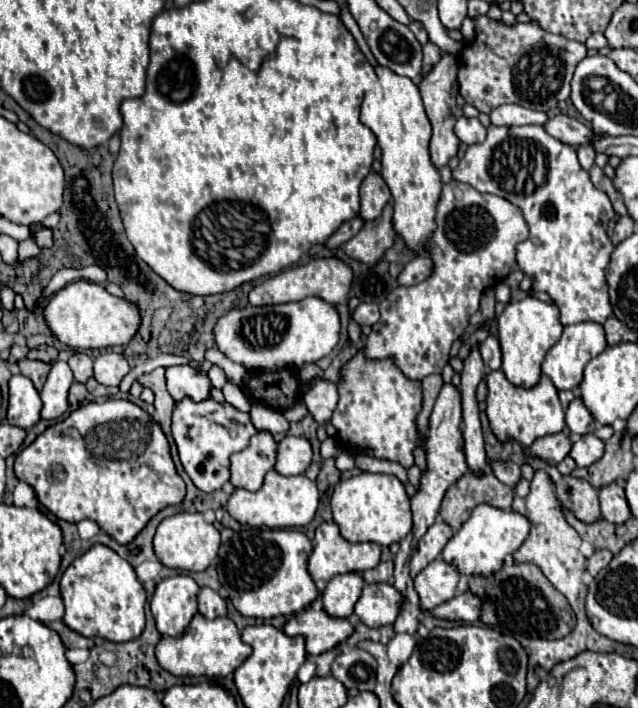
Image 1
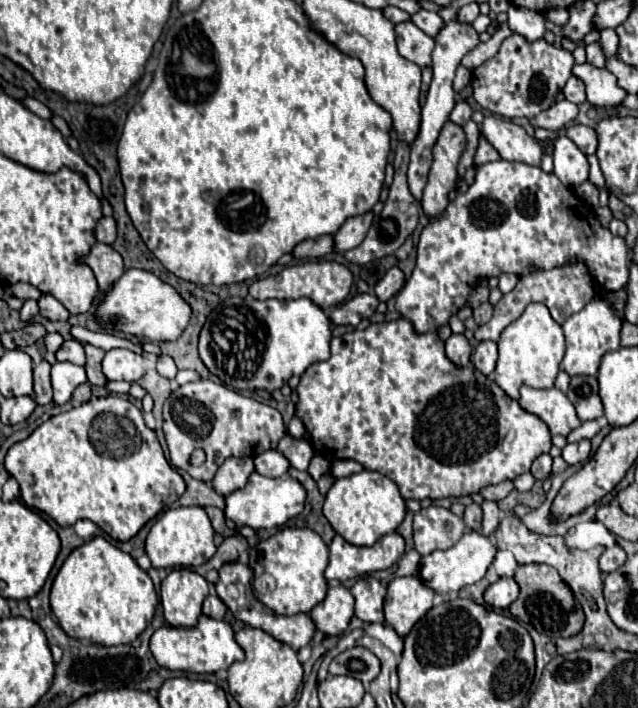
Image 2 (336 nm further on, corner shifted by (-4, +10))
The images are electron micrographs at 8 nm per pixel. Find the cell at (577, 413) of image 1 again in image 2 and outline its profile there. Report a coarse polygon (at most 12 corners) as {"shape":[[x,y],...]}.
{"shape":[[574,376],[566,392],[582,422],[604,410],[596,376]]}

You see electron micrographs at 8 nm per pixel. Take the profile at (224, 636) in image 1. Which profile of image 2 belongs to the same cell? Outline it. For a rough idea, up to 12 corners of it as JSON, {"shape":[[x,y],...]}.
{"shape":[[224,620],[164,624],[150,638],[158,664],[218,672],[244,650]]}

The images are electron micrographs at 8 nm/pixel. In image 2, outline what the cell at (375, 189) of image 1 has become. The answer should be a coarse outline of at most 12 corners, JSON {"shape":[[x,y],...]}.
{"shape":[[372,212],[348,218],[334,234],[334,250],[344,254],[366,238]]}

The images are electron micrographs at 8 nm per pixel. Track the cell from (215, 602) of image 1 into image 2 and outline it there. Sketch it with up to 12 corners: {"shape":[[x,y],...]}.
{"shape":[[214,588],[204,600],[202,612],[222,620],[226,604],[218,598]]}

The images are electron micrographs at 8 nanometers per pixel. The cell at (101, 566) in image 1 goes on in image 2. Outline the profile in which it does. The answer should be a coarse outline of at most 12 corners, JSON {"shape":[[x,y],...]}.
{"shape":[[102,536],[62,564],[50,606],[72,638],[136,640],[158,596]]}

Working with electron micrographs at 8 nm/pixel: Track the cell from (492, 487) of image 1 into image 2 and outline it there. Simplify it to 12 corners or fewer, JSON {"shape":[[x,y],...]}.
{"shape":[[472,502],[464,510],[464,524],[482,530],[482,508]]}

